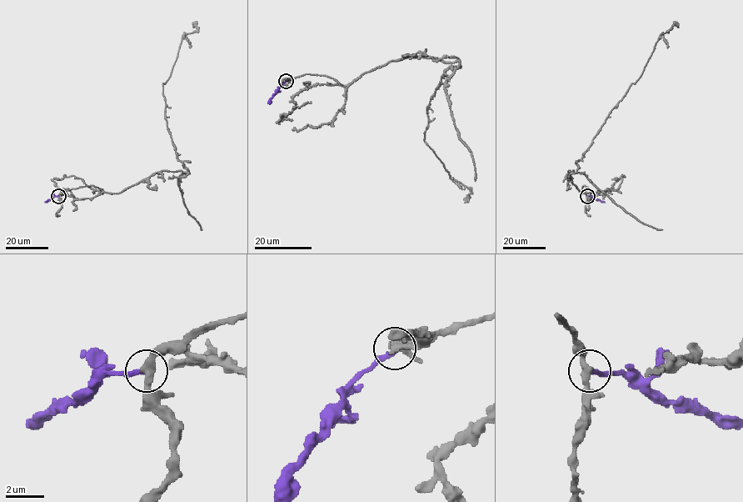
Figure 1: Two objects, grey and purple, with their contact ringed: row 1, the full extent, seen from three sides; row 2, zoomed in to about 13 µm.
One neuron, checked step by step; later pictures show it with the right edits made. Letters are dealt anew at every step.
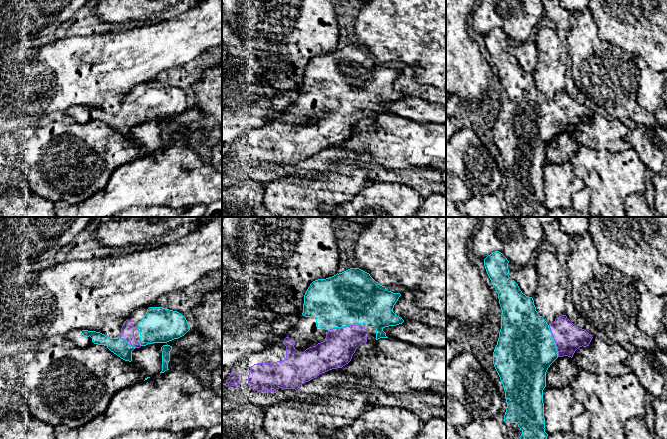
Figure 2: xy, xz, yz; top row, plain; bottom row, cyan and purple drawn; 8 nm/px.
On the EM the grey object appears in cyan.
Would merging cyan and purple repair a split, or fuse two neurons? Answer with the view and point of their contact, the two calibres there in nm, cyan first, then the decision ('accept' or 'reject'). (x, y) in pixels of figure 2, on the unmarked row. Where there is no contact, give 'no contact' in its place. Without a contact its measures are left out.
xz (343, 102) | 440/260 nm | accept

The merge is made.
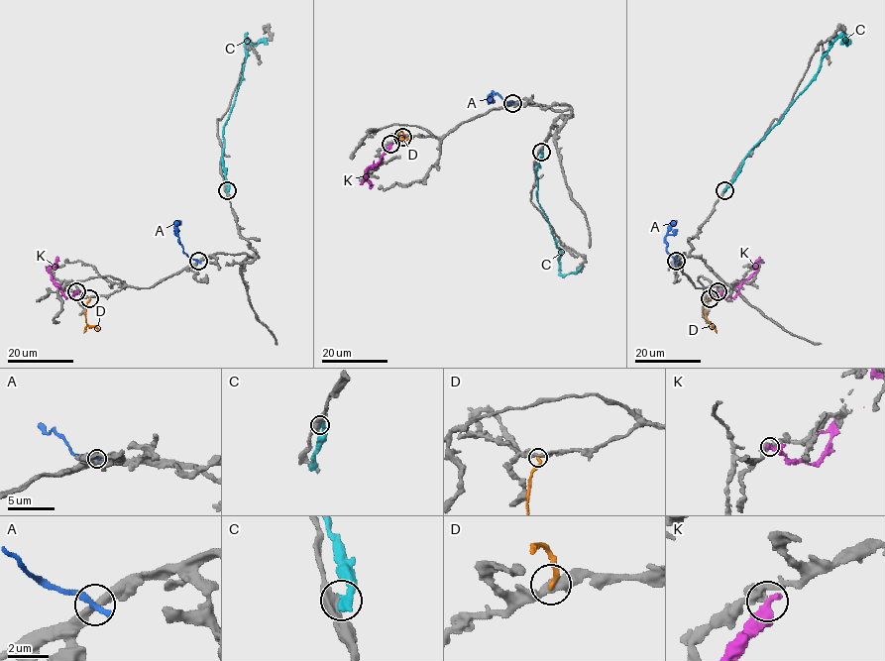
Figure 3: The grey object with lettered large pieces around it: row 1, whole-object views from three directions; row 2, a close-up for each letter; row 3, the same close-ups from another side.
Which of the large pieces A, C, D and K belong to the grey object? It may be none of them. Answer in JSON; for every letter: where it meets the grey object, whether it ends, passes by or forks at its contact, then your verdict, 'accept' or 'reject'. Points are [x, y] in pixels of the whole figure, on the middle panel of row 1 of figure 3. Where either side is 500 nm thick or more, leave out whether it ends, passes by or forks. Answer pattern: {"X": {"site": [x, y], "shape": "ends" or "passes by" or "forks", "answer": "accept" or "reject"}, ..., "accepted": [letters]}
{"A": {"site": [512, 103], "shape": "ends", "answer": "reject"}, "C": {"site": [541, 152], "shape": "ends", "answer": "reject"}, "D": {"site": [402, 137], "shape": "ends", "answer": "reject"}, "K": {"site": [390, 144], "answer": "reject"}, "accepted": []}

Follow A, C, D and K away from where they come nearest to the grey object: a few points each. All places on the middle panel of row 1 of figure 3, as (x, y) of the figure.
A: (511, 103), (492, 92), (492, 103)
C: (540, 152), (535, 173), (536, 200), (560, 250), (560, 273), (575, 273), (581, 267)
D: (402, 137), (400, 131), (399, 135), (402, 138), (413, 138)
K: (390, 144), (367, 172), (362, 182), (367, 181), (372, 186)

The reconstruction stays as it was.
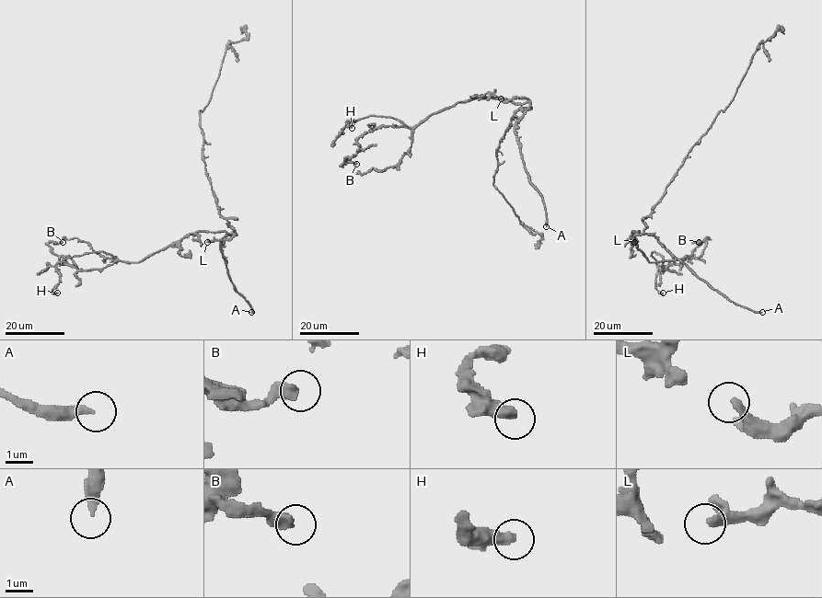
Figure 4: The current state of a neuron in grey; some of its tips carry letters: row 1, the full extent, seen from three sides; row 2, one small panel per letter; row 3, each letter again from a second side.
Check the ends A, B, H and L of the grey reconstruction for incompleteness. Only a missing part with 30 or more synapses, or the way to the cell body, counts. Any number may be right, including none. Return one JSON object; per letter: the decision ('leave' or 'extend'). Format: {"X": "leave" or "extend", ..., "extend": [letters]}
{"A": "extend", "B": "leave", "H": "leave", "L": "leave", "extend": ["A"]}

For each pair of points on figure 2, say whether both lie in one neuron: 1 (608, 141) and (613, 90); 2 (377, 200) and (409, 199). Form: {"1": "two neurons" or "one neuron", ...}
{"1": "two neurons", "2": "one neuron"}

